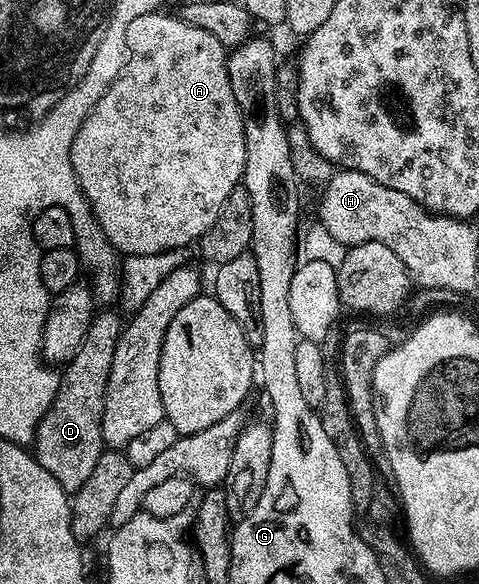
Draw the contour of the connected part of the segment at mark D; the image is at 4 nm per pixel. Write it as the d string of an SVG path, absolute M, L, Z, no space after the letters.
M98 311L94 315L91 326L87 330L87 338L83 338L83 346L79 346L79 354L75 354L75 358L71 358L71 362L64 365L60 373L61 388L49 412L43 414L43 418L37 424L37 433L33 436L31 451L36 456L39 466L43 466L43 470L47 470L47 474L51 474L51 478L55 478L59 486L63 486L63 490L70 494L78 492L83 482L87 482L95 462L99 462L103 451L101 438L103 402L107 394L107 378L111 374L111 358L115 358L115 346L121 336L122 327L122 317L117 317L113 312Z

